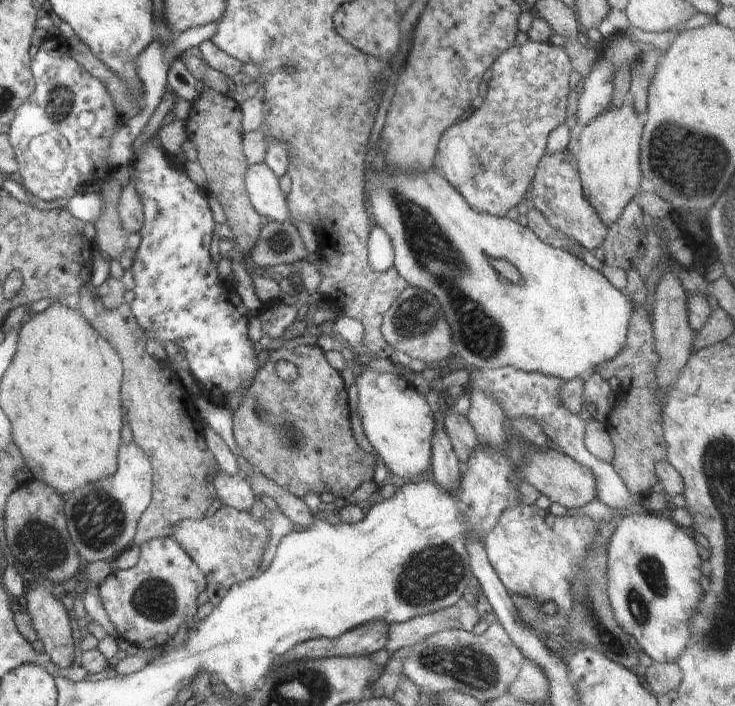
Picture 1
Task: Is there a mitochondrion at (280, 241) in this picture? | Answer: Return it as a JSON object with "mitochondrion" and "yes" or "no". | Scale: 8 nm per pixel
{"mitochondrion":"yes"}

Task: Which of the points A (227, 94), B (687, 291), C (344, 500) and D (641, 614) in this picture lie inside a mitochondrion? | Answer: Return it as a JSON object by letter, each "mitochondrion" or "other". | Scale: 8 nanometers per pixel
{"A":"other","B":"other","C":"other","D":"mitochondrion"}

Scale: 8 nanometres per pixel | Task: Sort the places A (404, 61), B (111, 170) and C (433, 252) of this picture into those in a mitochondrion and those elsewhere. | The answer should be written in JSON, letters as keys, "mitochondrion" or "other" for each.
{"A":"other","B":"other","C":"mitochondrion"}

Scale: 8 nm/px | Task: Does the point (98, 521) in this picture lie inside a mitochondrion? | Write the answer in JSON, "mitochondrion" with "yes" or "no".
{"mitochondrion":"yes"}

